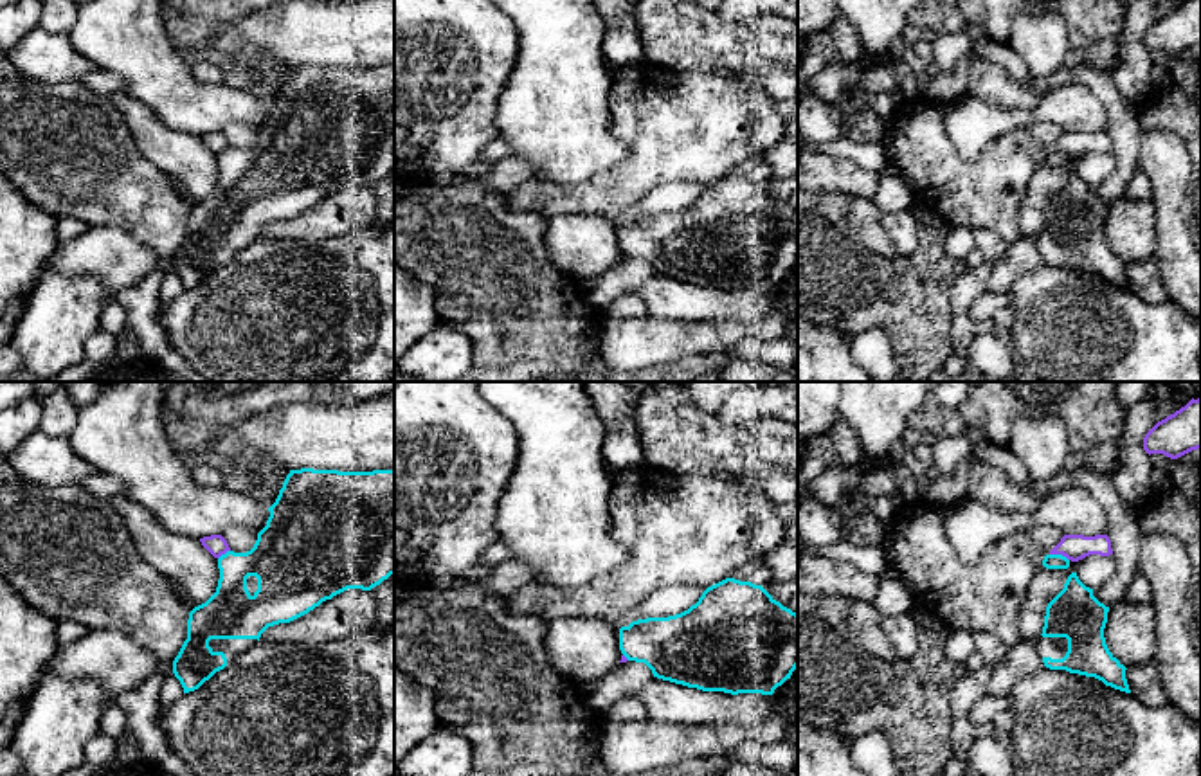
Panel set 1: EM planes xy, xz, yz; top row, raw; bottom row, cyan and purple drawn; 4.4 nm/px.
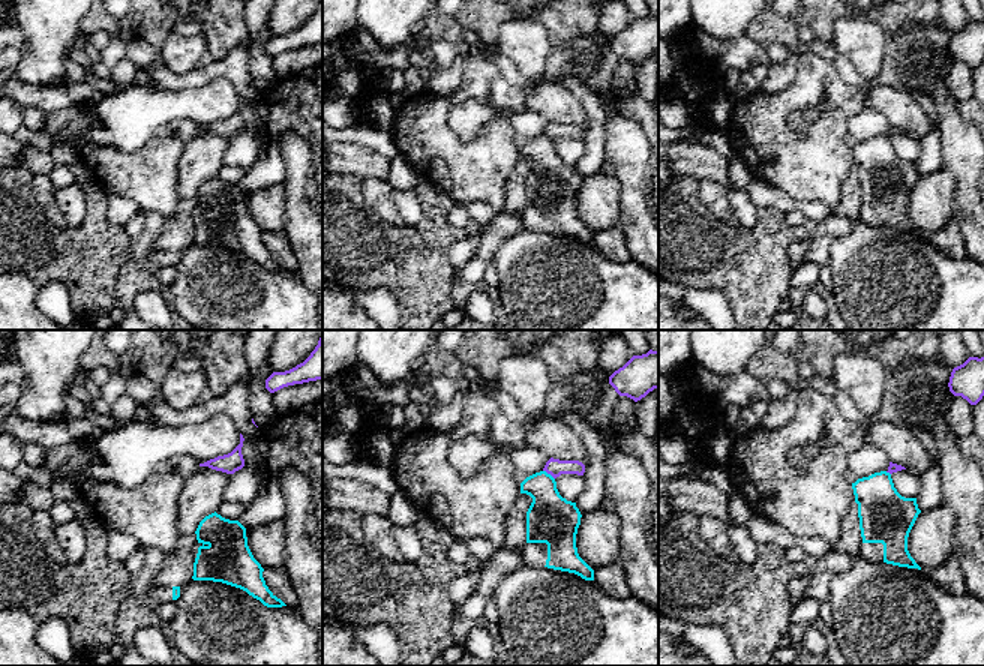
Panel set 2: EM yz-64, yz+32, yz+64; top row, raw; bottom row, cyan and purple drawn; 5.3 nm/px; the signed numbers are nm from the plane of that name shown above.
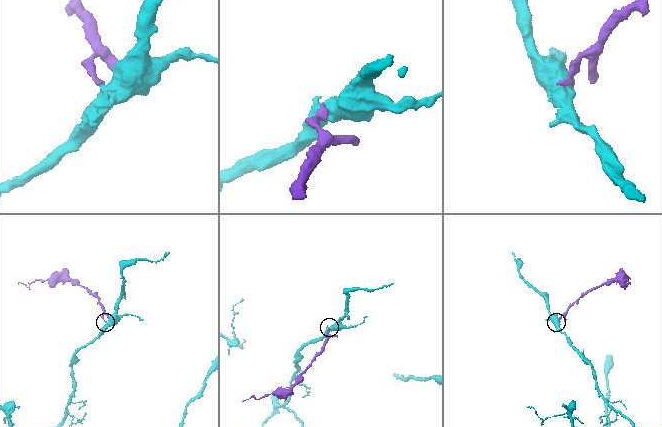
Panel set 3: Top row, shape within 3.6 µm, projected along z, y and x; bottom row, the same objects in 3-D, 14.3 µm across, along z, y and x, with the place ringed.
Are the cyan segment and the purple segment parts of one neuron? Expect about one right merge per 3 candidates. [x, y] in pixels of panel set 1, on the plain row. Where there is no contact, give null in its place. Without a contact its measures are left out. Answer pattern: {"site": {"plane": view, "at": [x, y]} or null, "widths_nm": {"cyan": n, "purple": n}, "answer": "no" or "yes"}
{"site": {"plane": "yz", "at": [1059, 152]}, "widths_nm": {"cyan": 60, "purple": 120}, "answer": "no"}

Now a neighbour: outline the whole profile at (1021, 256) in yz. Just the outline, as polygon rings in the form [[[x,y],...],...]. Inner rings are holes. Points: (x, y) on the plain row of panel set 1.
[[[1037,236],[1019,238],[1007,245],[1005,254],[994,265],[987,290],[994,293],[1005,293],[1023,275],[1044,265],[1039,252]]]

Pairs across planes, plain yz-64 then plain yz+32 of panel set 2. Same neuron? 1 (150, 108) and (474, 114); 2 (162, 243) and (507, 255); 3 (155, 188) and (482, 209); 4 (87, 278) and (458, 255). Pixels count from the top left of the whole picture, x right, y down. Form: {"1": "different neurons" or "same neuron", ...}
{"1": "same neuron", "2": "different neurons", "3": "different neurons", "4": "different neurons"}

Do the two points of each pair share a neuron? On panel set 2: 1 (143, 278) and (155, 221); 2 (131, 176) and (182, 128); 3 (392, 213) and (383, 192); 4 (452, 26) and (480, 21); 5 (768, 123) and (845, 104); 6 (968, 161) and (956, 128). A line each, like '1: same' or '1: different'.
1: same
2: same
3: same
4: different
5: same
6: same

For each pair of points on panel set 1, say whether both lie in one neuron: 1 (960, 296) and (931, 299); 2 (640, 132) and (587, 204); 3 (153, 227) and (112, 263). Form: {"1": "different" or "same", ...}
{"1": "different", "2": "same", "3": "different"}

